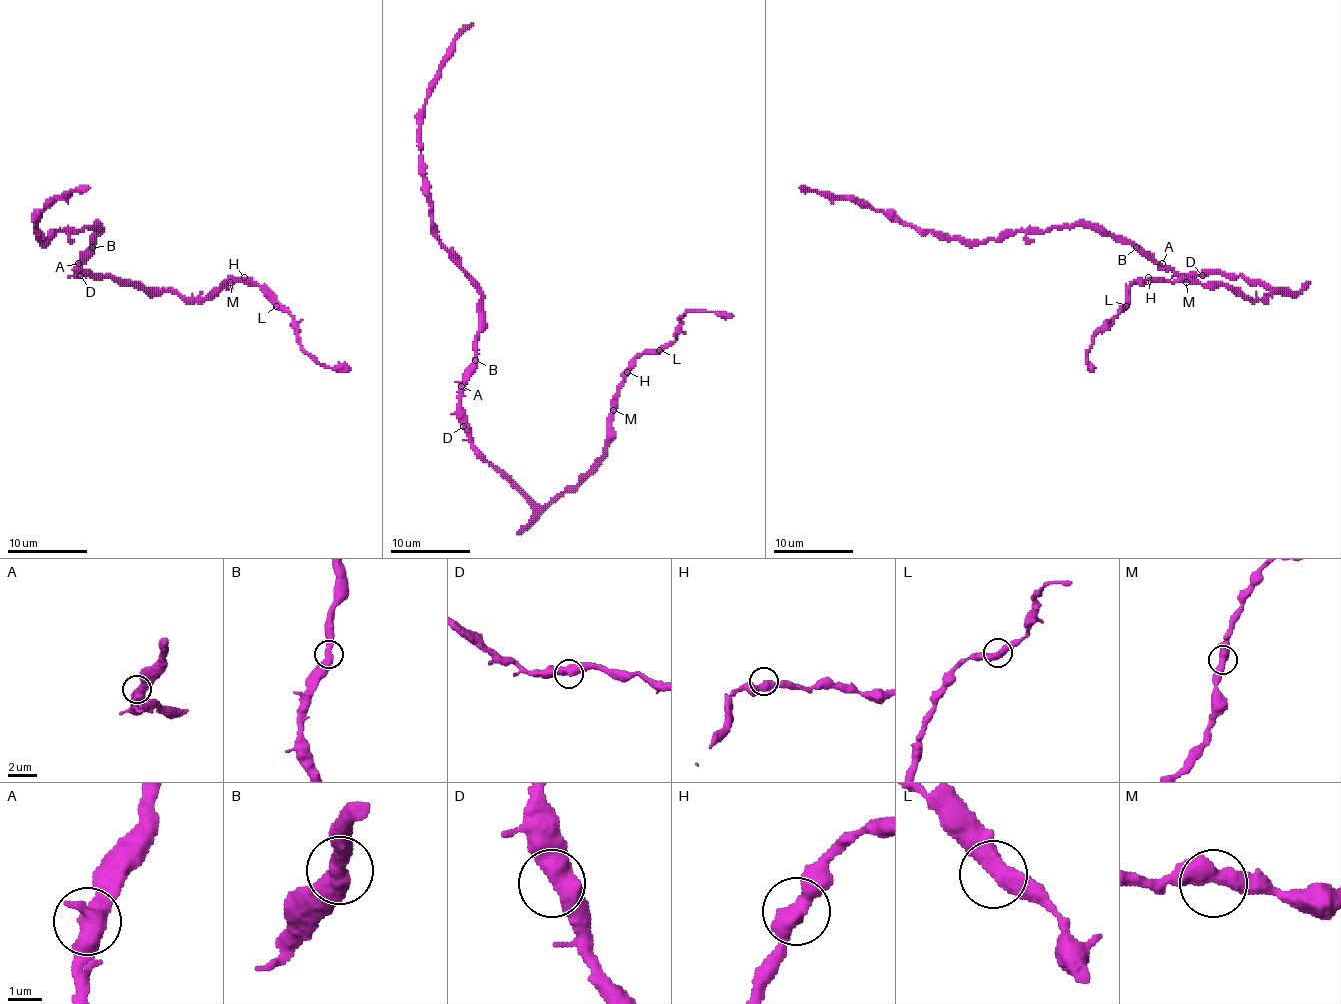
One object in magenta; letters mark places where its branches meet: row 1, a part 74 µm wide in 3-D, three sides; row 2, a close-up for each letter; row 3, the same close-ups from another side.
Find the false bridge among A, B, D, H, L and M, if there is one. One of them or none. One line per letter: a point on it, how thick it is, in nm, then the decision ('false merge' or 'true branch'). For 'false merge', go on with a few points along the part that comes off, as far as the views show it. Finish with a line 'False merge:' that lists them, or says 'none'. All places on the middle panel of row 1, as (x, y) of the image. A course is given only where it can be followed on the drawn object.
A: (461, 386) | 480 nm | true branch
B: (475, 360) | 460 nm | true branch
D: (463, 426) | 550 nm | true branch
H: (627, 372) | 480 nm | true branch
L: (659, 350) | 480 nm | true branch
M: (613, 410) | 500 nm | true branch
False merge: none

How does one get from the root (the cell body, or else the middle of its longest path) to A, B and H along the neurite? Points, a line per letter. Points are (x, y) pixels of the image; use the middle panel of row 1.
A: (467, 420), (461, 406), (461, 386)
B: (467, 420), (461, 406), (461, 386), (475, 360)
H: (467, 420), (469, 442), (537, 504), (549, 506), (569, 492), (603, 454), (613, 396), (627, 372)

